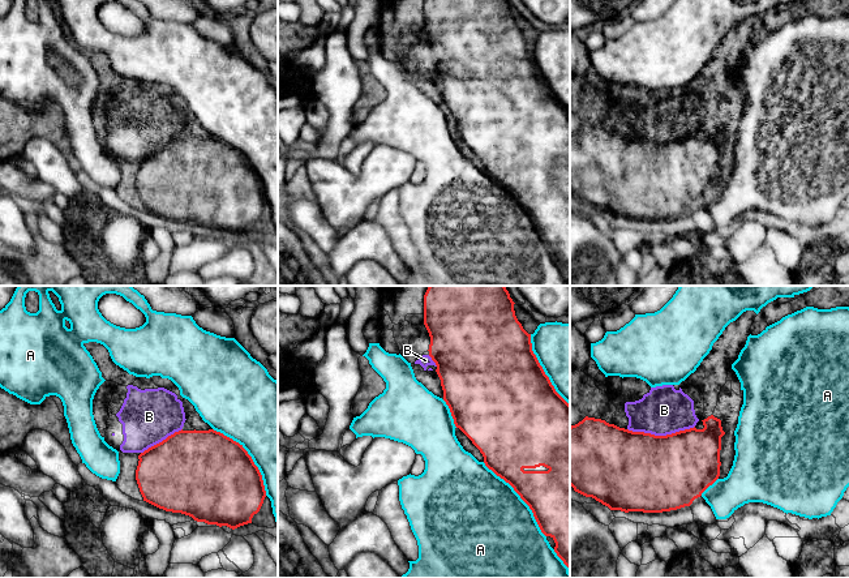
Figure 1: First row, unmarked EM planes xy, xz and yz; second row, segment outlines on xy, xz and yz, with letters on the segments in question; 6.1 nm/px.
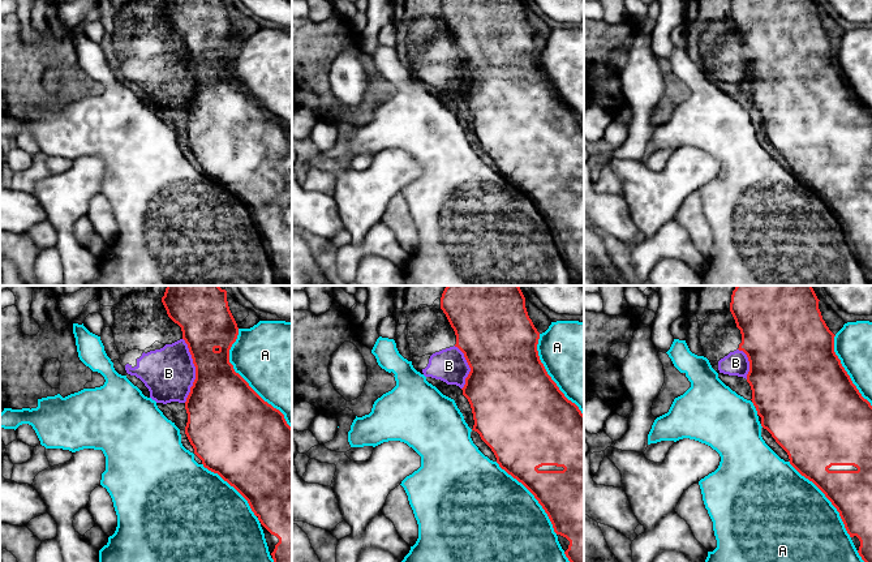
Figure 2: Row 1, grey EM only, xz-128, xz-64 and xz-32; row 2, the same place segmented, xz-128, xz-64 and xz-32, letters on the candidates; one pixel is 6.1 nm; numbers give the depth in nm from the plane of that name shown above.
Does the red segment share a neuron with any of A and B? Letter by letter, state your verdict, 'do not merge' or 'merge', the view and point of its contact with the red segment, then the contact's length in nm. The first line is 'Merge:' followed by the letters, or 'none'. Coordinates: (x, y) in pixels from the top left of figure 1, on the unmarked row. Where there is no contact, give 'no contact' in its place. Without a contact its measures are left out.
Merge: B
A: do not merge; contact xy (251, 165); length 550 nm
B: merge; contact yz (660, 144); length 420 nm

